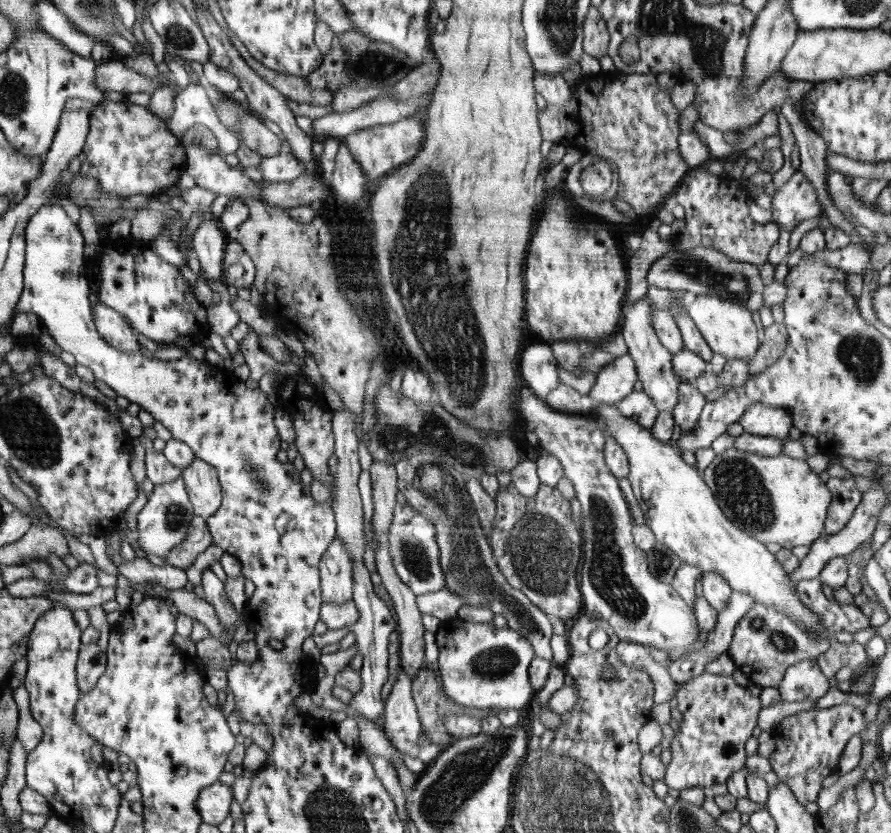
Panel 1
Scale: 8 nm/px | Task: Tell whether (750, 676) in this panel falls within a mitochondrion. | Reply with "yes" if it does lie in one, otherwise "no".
no

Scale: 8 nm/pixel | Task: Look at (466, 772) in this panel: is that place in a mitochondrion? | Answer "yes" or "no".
yes

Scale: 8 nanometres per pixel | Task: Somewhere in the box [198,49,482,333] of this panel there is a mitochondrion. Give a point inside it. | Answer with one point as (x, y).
(362, 69)

